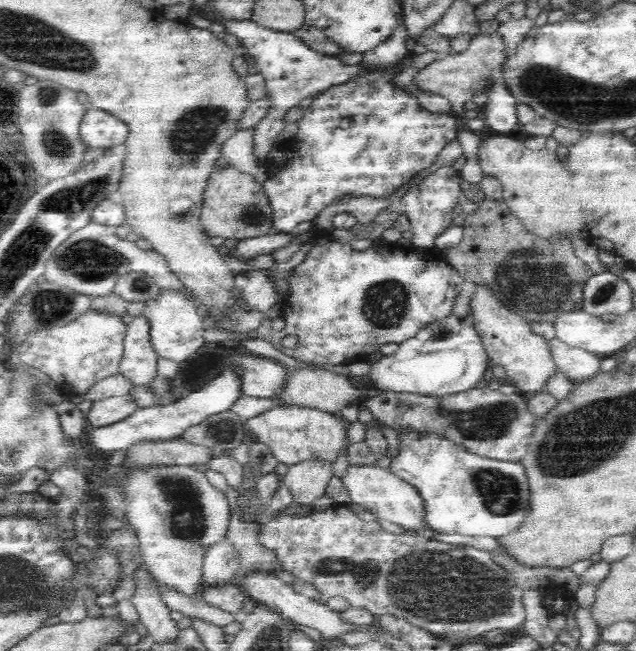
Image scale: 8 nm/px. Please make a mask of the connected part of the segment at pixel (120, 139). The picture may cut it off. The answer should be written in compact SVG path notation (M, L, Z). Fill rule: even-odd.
M87 106L80 122L78 139L86 148L116 148L126 140L127 128L118 118Z

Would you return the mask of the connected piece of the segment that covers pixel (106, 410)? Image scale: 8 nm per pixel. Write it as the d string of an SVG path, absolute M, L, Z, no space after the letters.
M129 394L93 401L93 405L86 415L88 422L96 426L112 424L132 416L140 407Z

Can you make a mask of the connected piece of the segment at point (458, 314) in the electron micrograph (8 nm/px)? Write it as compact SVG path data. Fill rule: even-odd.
M458 297L450 316L403 340L395 354L382 357L371 366L369 375L383 391L442 398L476 388L489 366L489 359L472 325L468 297Z

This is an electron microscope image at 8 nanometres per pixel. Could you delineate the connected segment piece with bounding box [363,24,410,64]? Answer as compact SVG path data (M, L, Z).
M404 24L398 26L394 35L386 39L374 50L363 53L364 64L396 64L402 58L409 56L409 42L406 40Z

